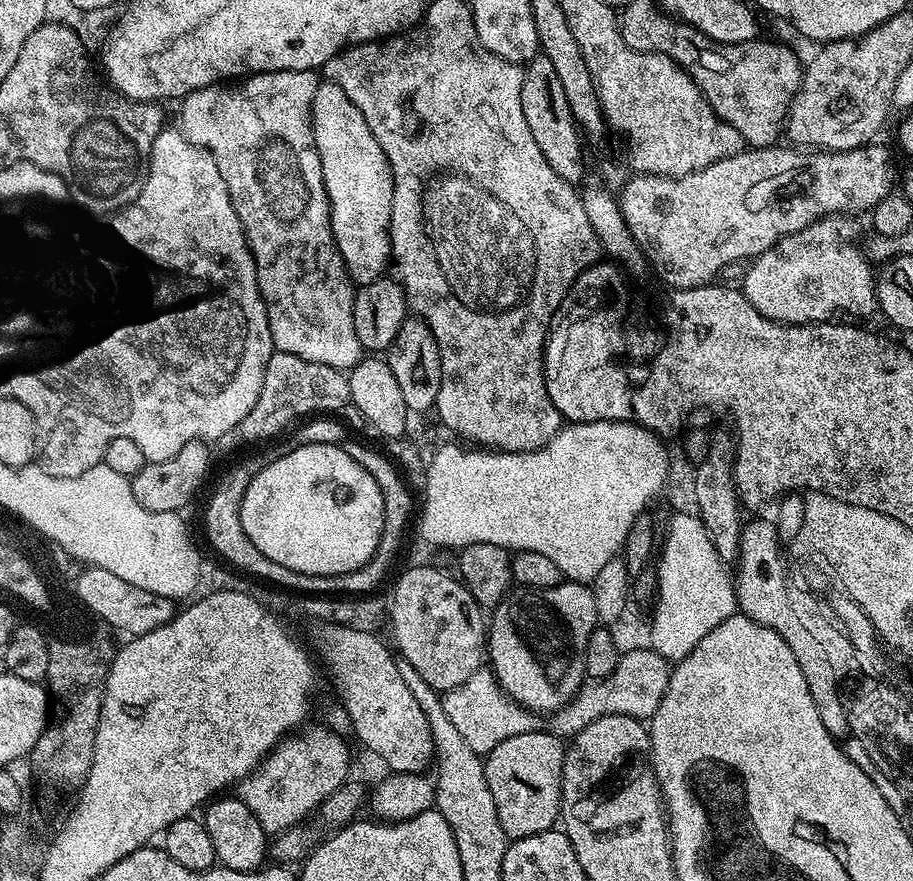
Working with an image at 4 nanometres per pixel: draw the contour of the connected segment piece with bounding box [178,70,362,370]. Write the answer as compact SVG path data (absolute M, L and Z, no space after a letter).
M315 71L257 72L235 82L199 88L179 101L178 127L187 140L211 153L214 162L218 162L218 170L222 170L222 178L226 178L230 202L234 202L256 263L273 349L306 358L306 362L351 370L362 359L358 334L354 334L354 281L336 249L322 162L314 142L312 99L318 83L316 76Z

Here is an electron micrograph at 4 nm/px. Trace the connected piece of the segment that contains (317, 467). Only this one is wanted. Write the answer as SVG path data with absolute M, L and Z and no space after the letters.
M301 444L294 446L290 450L290 454L270 462L270 466L263 468L253 478L242 498L240 521L242 530L246 530L246 538L250 538L250 542L254 542L254 546L258 546L258 550L262 554L266 554L266 558L278 562L278 566L286 566L290 570L307 576L337 576L358 570L376 553L376 548L380 545L384 534L382 490L378 490L378 482L374 482L374 478L370 478L370 474L366 474L366 470L362 470L362 466L358 466L358 462L354 462L354 458L350 458L350 454L346 454L340 444Z

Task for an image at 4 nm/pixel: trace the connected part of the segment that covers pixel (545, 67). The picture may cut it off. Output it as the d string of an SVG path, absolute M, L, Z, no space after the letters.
M542 54L527 61L522 78L522 114L526 114L526 126L530 126L530 134L534 134L534 142L538 142L538 150L546 154L546 162L556 174L573 186L581 183L586 168L580 165L580 152L576 147L582 144L582 136L578 125L570 114L570 102L566 102L566 90L562 90L562 82L558 79L558 70L554 70L554 62Z

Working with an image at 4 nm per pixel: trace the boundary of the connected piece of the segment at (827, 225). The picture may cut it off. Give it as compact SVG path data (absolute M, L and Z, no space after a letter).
M851 215L824 216L809 228L785 236L755 261L747 291L752 305L767 320L781 324L815 324L833 319L836 308L852 316L877 311L874 268L852 239L856 224Z

